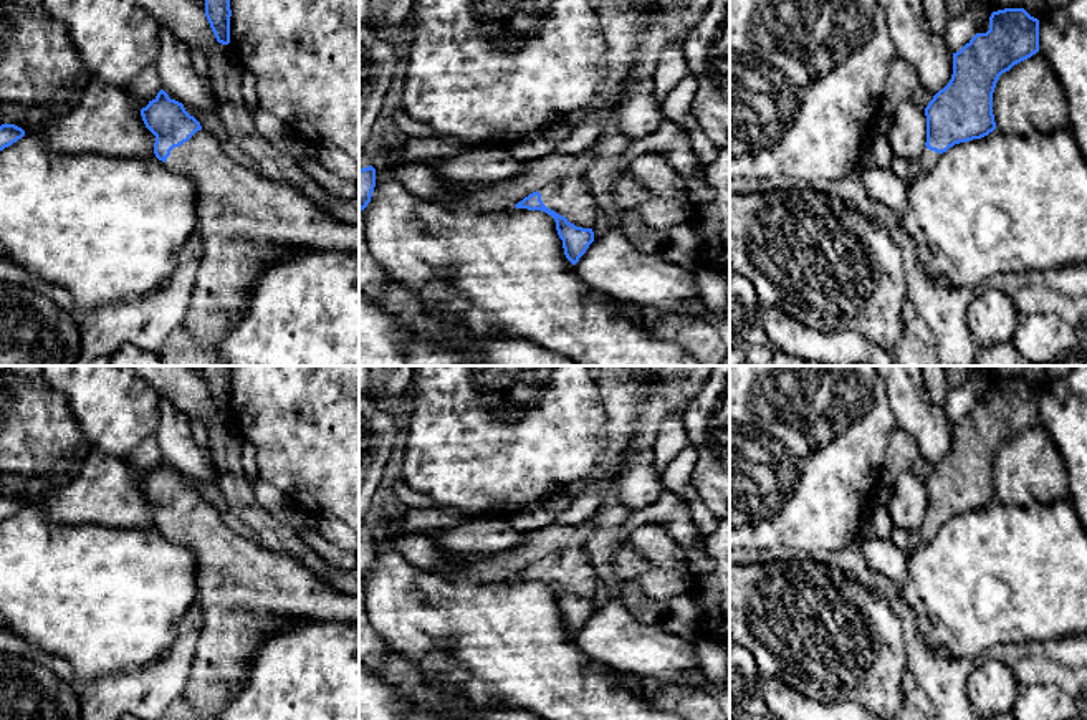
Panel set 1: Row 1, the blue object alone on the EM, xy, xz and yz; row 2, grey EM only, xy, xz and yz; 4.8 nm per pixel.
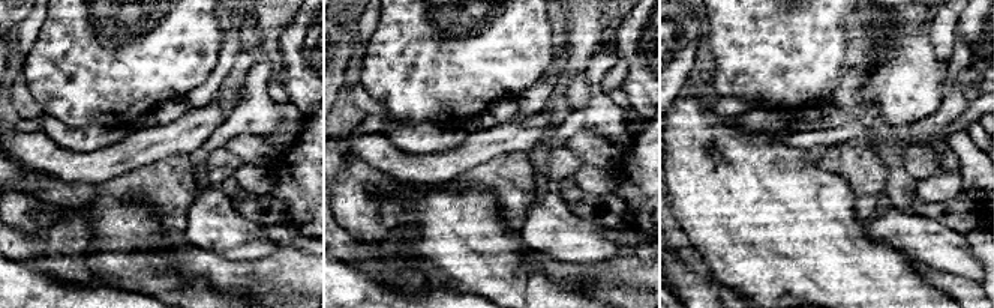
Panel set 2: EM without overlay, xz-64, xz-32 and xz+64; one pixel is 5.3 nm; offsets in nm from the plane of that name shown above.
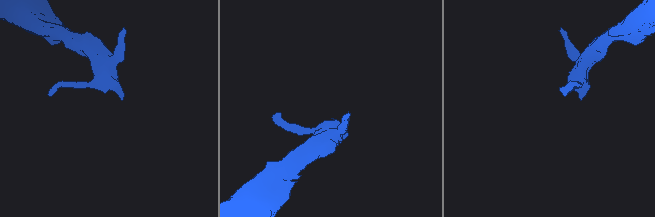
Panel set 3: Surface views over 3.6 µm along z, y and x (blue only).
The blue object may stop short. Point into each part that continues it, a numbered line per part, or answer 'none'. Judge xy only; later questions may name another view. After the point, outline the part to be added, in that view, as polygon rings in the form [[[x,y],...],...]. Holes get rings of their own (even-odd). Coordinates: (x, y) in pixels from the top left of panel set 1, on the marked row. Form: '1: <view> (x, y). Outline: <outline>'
1: xy (247, 222). Outline: [[[204,127],[174,147],[164,164],[190,177],[197,190],[197,232],[204,255],[182,326],[210,354],[247,310],[248,295],[265,268],[293,253],[359,253],[359,223],[341,222],[303,192],[242,167]]]

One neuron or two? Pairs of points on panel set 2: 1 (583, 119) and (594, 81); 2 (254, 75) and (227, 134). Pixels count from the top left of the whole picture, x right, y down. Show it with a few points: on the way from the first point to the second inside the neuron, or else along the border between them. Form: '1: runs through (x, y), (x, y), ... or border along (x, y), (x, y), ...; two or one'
1: runs through (592, 110), (594, 90); one
2: runs through (254, 90), (254, 105), (240, 119); one

